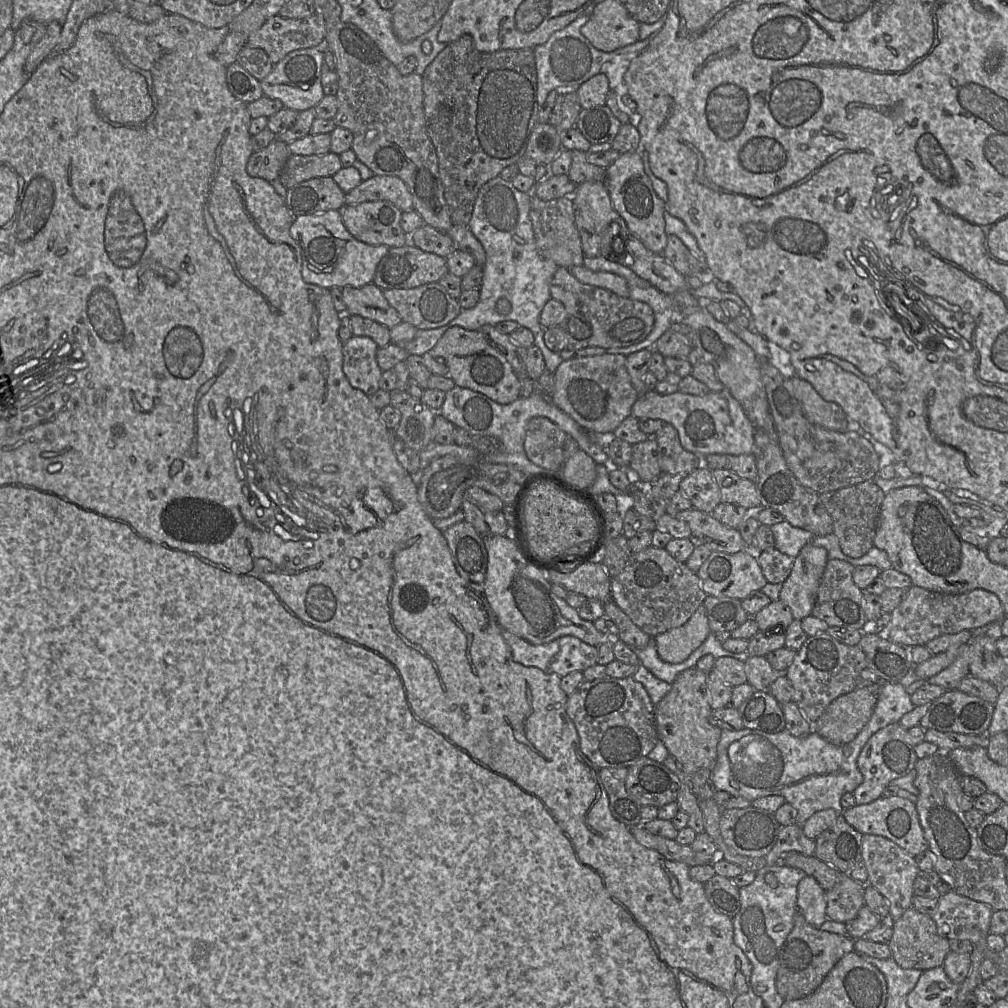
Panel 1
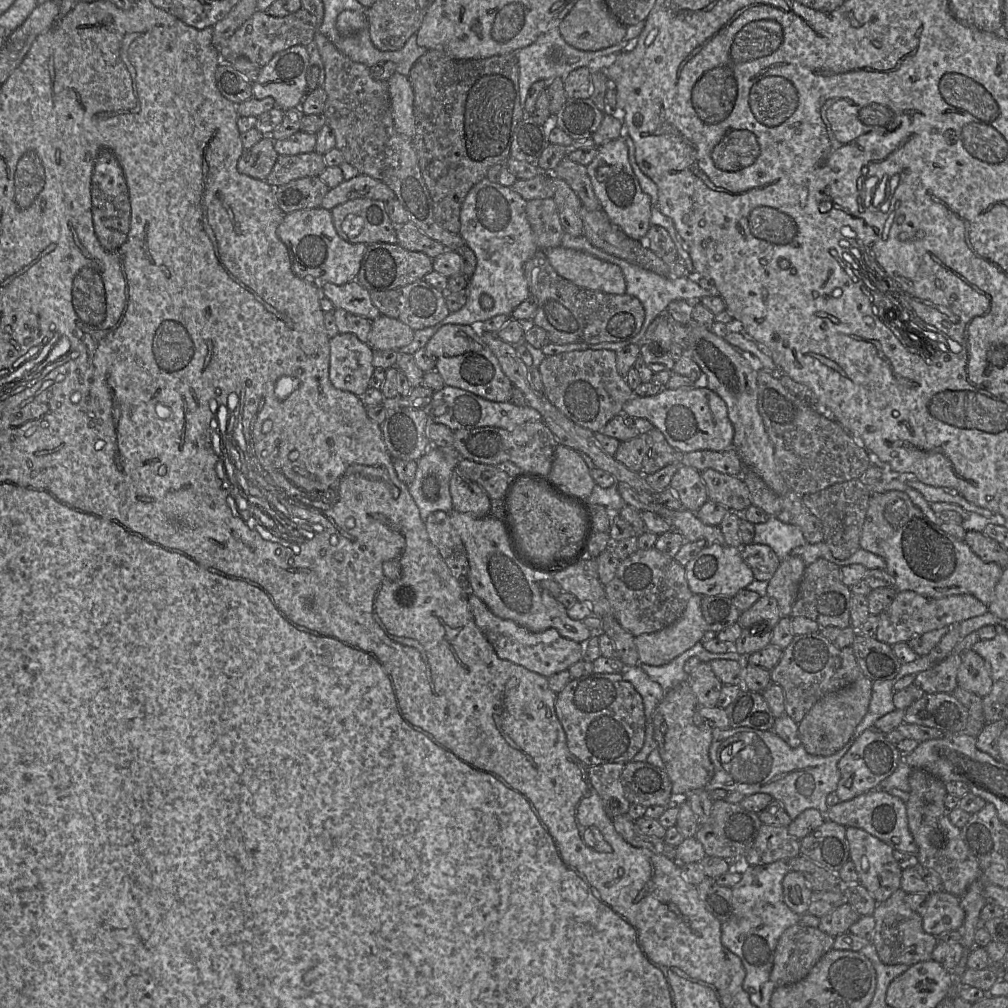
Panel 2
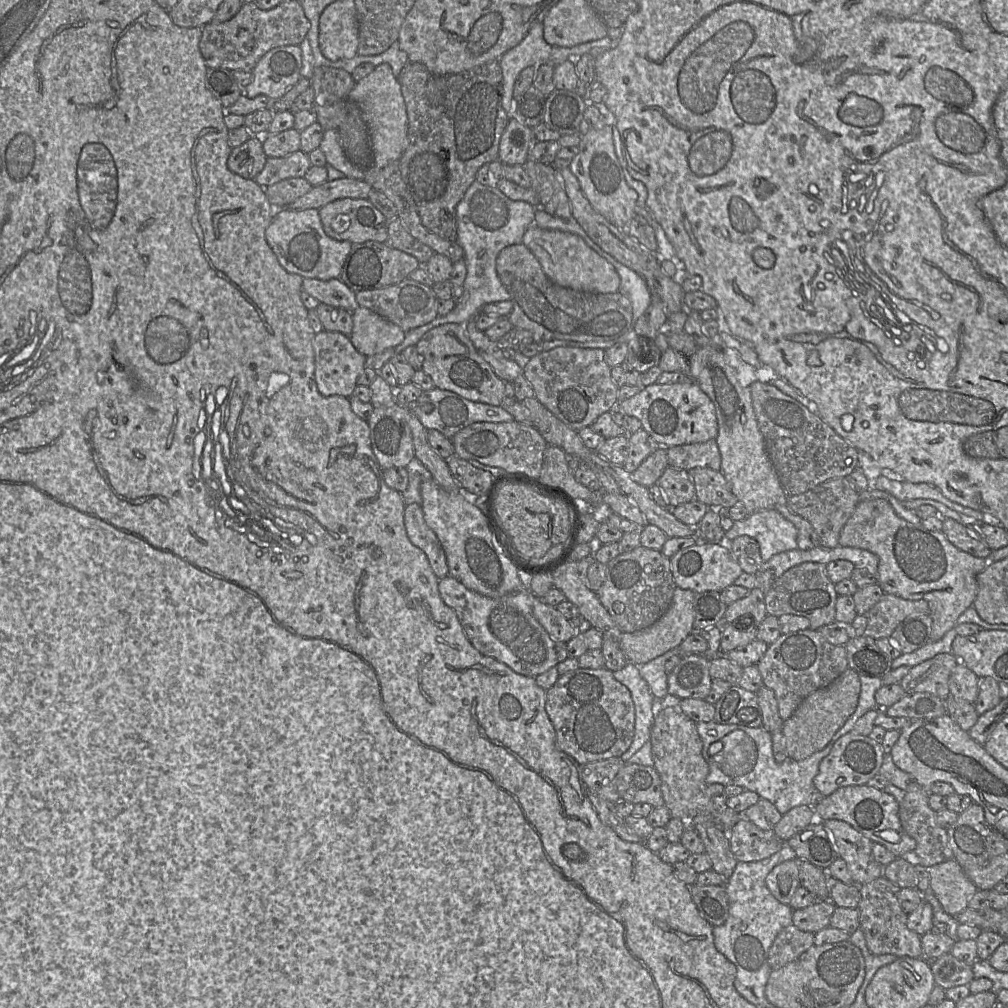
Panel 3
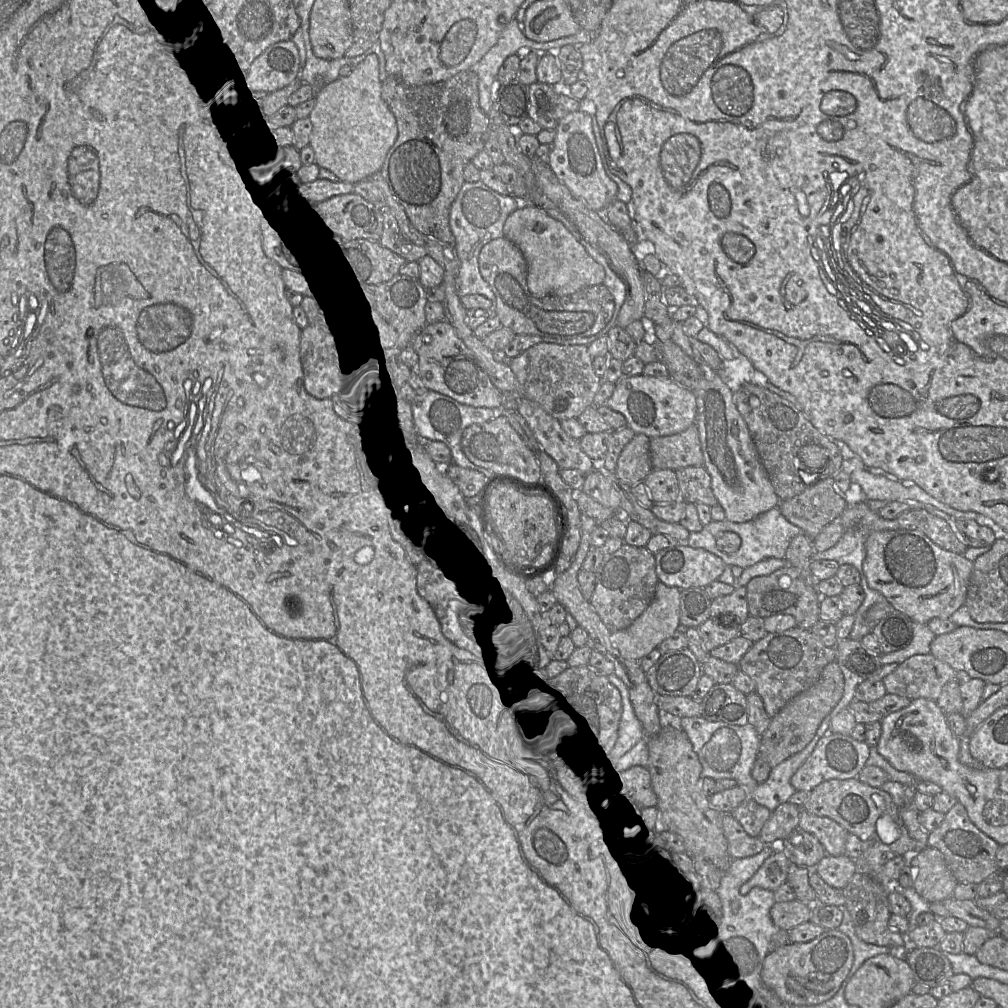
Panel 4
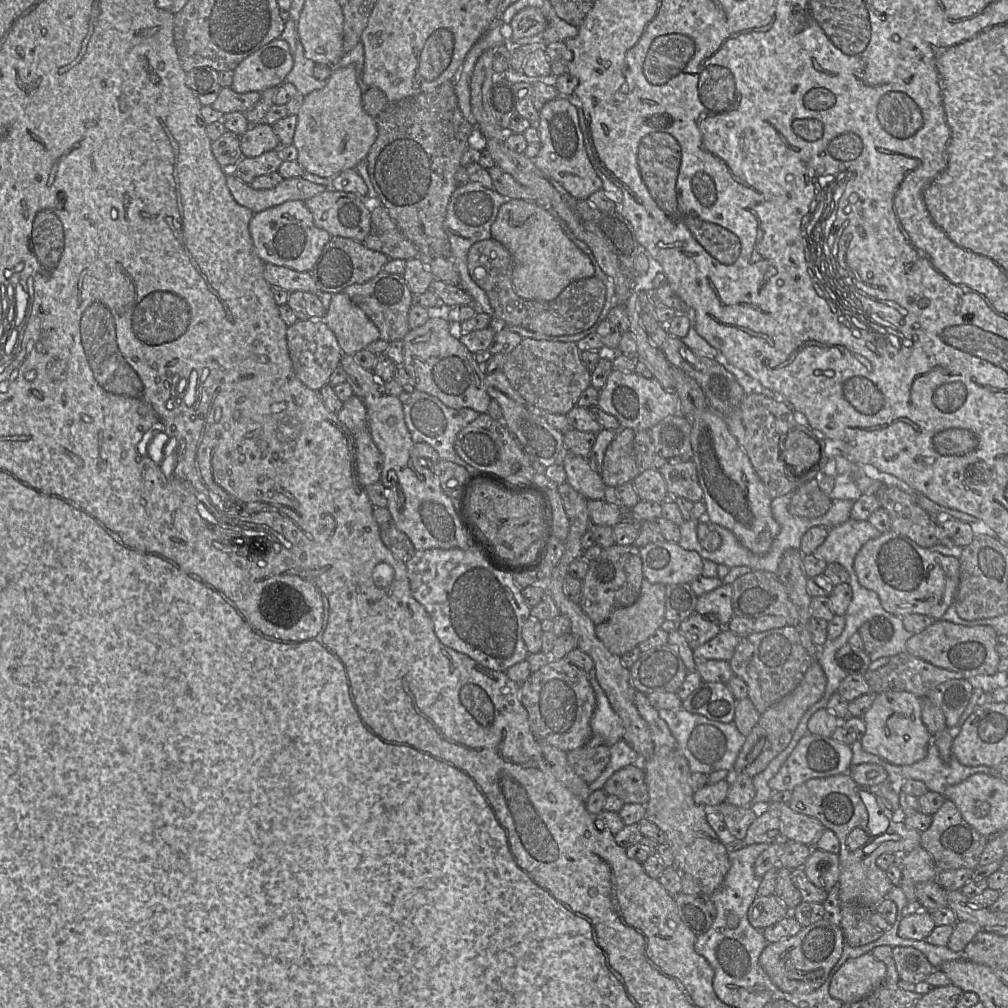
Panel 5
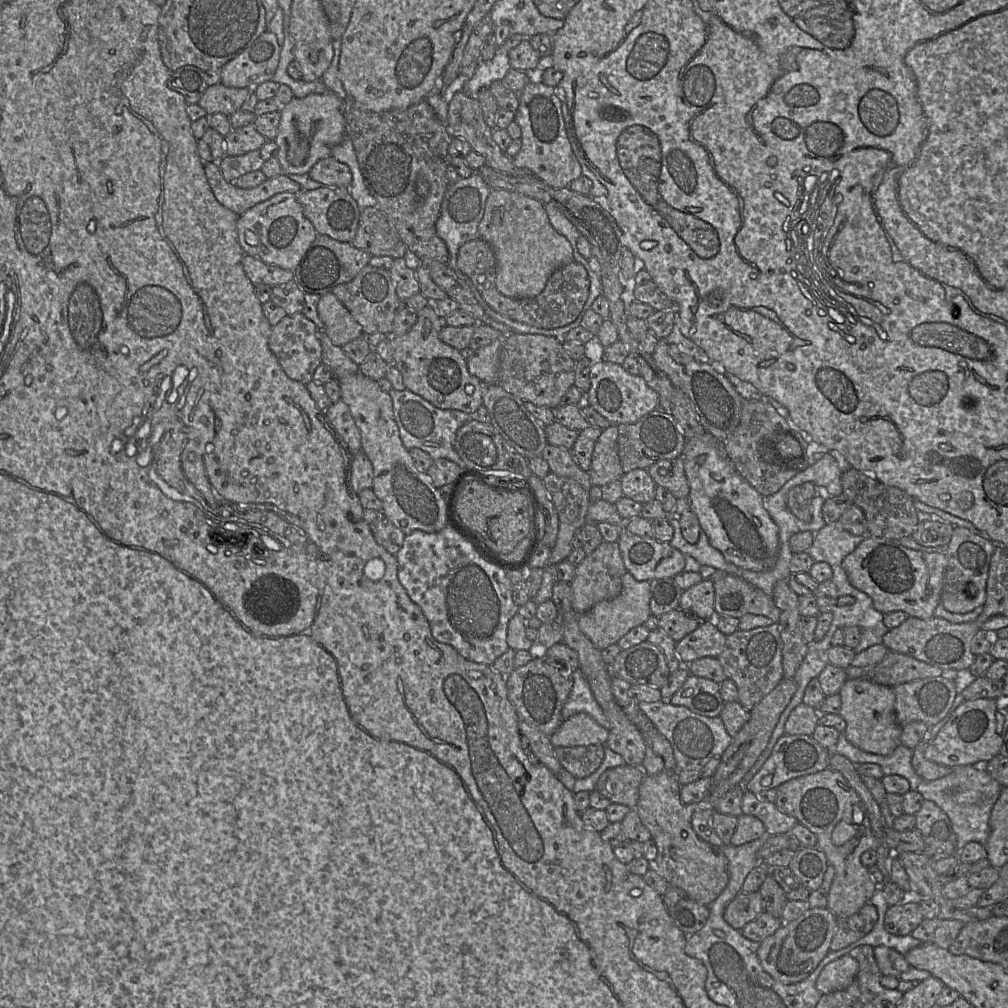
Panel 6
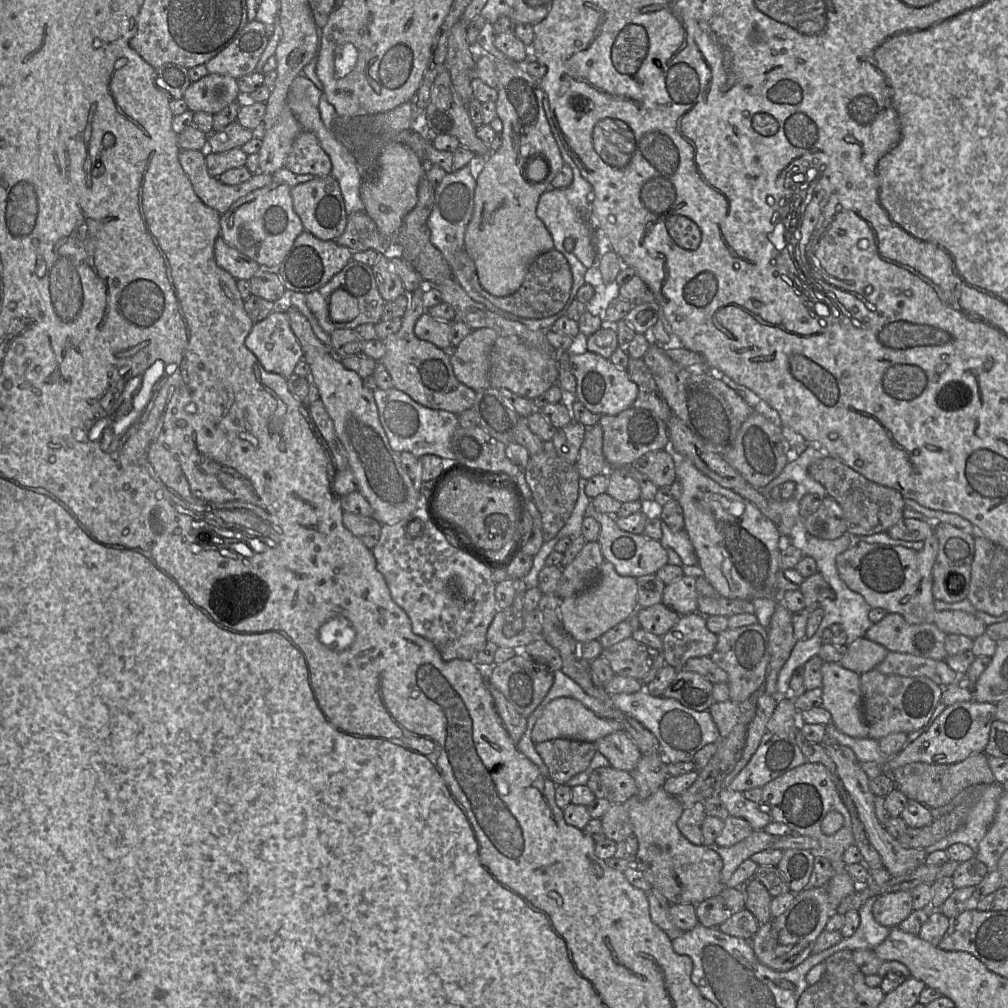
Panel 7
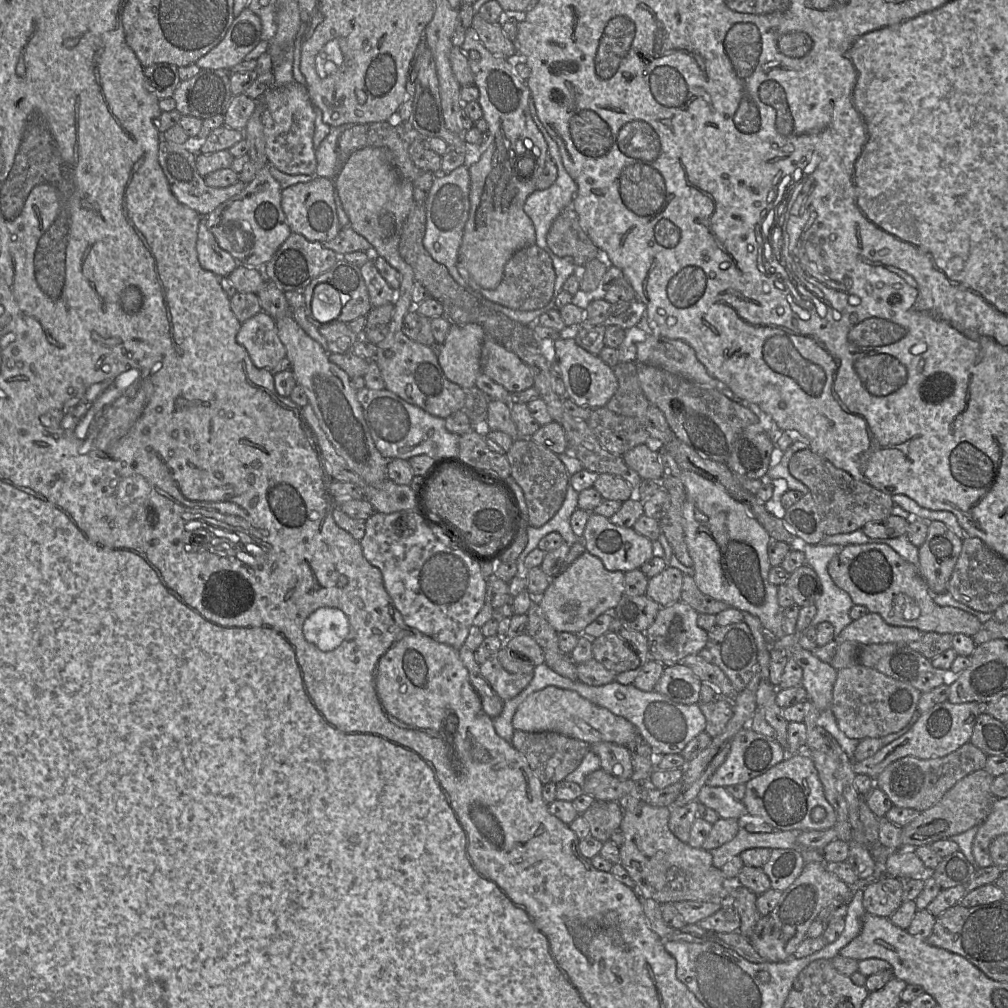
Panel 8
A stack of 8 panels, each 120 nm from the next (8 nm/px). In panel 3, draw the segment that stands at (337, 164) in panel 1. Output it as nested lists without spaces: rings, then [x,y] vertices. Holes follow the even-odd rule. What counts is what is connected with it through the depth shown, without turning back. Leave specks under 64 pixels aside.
[[[301,150],[285,157],[268,157],[263,170],[254,180],[266,188],[287,178],[304,177],[311,166],[308,154]]]

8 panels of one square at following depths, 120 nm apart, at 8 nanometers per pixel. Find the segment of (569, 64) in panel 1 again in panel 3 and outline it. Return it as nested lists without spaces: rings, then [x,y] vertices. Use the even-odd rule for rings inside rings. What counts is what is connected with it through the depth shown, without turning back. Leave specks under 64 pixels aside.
[[[535,20],[524,37],[524,39],[515,47],[508,50],[499,58],[499,64],[503,74],[503,106],[506,110],[511,112],[511,104],[513,100],[514,86],[521,71],[527,67],[538,67],[542,64],[550,64],[556,66],[562,62],[574,61],[584,55],[601,53],[605,49],[610,49],[616,45],[616,40],[611,40],[608,37],[579,44],[573,47],[562,47],[548,44],[543,37],[543,24],[541,20]]]

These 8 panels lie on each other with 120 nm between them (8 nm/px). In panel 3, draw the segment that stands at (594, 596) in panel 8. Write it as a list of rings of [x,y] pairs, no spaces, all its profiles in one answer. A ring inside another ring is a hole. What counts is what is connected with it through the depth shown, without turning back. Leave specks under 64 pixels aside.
[[[677,587],[670,607],[657,621],[644,629],[621,633],[618,642],[628,663],[641,665],[677,648],[694,630],[693,599],[693,591]]]

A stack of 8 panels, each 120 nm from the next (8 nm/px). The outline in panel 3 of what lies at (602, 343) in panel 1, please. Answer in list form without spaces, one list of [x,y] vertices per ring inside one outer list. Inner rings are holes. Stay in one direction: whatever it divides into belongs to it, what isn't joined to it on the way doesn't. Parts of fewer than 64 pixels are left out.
[[[522,243],[500,251],[496,270],[513,306],[508,320],[513,327],[531,332],[535,342],[626,342],[627,334],[633,330],[633,310],[628,298],[619,292],[589,293],[555,284],[546,276],[535,255]]]

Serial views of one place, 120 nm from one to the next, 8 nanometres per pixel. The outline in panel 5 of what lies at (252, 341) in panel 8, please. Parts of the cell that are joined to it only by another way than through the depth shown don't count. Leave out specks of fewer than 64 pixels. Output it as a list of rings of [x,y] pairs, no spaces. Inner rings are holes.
[[[299,320],[287,329],[288,351],[294,372],[308,388],[319,391],[329,384],[332,372],[344,355],[334,332],[323,320]]]

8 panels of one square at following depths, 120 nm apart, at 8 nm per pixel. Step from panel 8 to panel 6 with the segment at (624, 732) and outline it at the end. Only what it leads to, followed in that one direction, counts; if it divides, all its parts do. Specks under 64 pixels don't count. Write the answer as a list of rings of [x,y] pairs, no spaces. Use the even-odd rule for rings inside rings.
[[[577,713],[565,719],[549,738],[554,747],[573,747],[605,745],[608,736],[609,731],[591,716],[586,713]]]

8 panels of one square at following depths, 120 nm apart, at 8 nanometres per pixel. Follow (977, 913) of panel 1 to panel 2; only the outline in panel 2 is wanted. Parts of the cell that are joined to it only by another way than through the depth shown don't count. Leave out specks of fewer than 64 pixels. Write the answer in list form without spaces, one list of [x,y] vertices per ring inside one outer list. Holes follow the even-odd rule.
[[[945,890],[929,894],[928,903],[922,915],[922,925],[926,933],[940,935],[959,930],[965,919],[965,911],[960,905],[960,897]]]

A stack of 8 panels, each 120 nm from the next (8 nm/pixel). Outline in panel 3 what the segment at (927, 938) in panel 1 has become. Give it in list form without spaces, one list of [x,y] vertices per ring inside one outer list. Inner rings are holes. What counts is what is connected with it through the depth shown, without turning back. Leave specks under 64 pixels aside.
[[[884,876],[858,886],[861,894],[857,907],[859,923],[869,950],[875,955],[922,958],[921,936],[907,927],[908,913],[901,908],[898,900],[901,888]]]

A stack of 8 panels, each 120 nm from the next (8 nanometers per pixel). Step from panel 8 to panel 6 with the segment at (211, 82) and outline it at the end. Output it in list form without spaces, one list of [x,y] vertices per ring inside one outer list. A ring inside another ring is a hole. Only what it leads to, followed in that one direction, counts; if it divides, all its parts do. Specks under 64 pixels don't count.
[[[223,83],[209,85],[203,93],[198,105],[204,108],[209,115],[213,113],[223,113],[230,116],[242,107],[251,92],[252,88],[227,87]]]

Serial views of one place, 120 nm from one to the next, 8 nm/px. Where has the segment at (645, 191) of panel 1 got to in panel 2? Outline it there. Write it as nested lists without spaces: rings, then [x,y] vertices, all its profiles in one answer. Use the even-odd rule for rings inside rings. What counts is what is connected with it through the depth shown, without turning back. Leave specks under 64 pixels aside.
[[[622,137],[597,146],[595,158],[586,166],[595,196],[609,220],[630,238],[644,241],[651,224],[652,203],[641,189],[629,161],[628,146]]]

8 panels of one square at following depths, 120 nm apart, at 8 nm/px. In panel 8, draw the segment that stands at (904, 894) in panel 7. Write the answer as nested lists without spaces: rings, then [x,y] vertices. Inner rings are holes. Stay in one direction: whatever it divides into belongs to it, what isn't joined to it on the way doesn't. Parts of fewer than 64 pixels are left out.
[[[884,877],[863,888],[863,905],[867,913],[889,918],[903,903],[903,880]]]

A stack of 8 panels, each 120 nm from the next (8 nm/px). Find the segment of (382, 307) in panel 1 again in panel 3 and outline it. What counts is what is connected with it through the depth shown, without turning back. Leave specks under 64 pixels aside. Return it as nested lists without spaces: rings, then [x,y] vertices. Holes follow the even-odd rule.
[[[304,278],[302,290],[320,303],[343,308],[351,313],[360,307],[356,301],[356,292],[338,278],[330,280]]]

